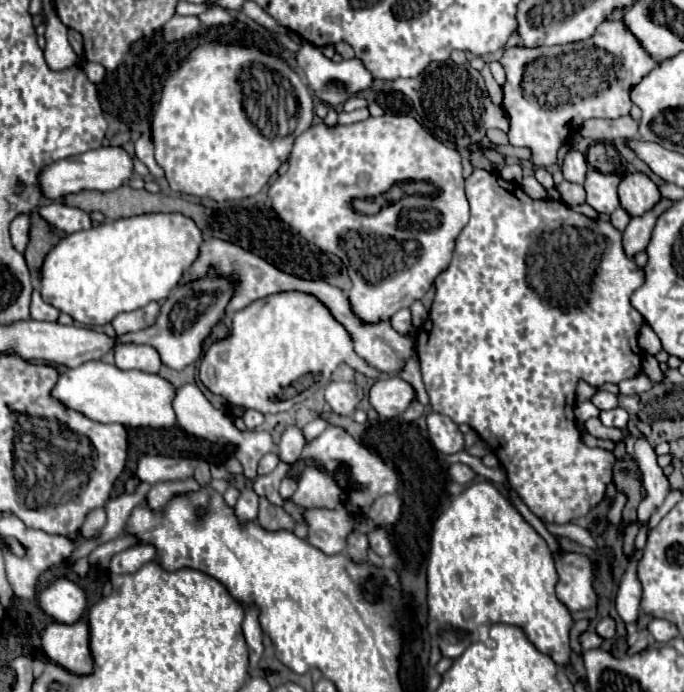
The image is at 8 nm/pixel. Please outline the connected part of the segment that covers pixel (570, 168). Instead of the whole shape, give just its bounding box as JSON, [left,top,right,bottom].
[561,147,587,183]

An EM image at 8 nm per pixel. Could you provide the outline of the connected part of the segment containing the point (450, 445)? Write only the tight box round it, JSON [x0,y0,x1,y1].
[427,411,463,455]

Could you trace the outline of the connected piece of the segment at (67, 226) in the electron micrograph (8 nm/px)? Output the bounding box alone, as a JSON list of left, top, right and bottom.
[37,201,91,233]

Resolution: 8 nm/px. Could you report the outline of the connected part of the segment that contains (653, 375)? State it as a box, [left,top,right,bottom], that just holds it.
[643,355,665,383]

